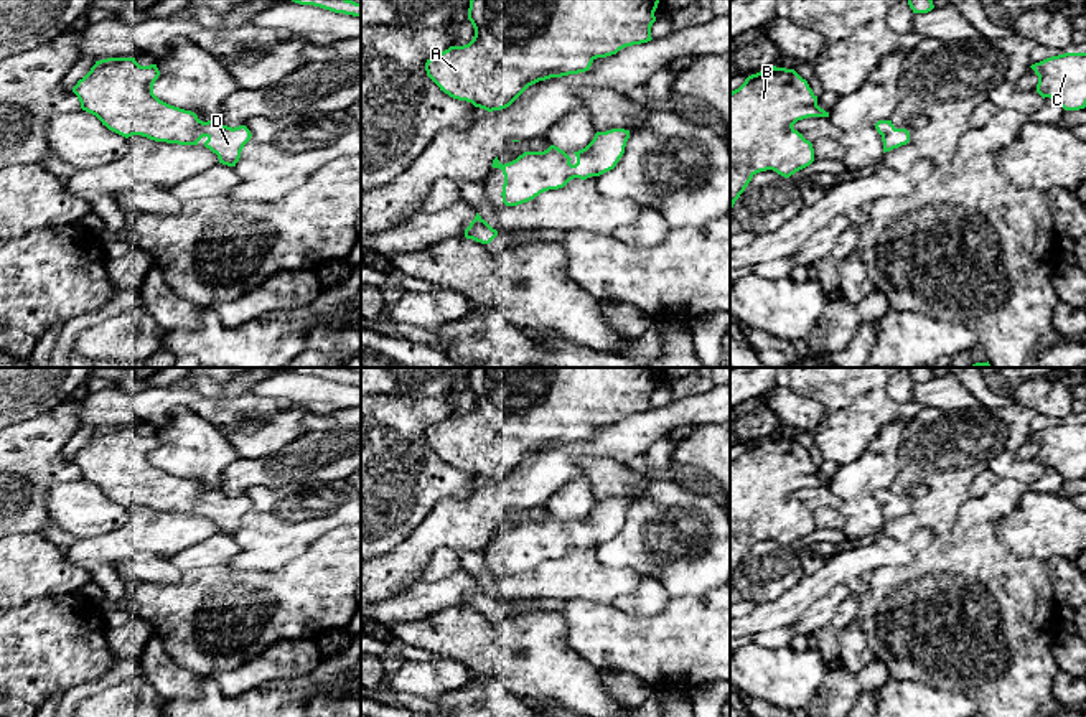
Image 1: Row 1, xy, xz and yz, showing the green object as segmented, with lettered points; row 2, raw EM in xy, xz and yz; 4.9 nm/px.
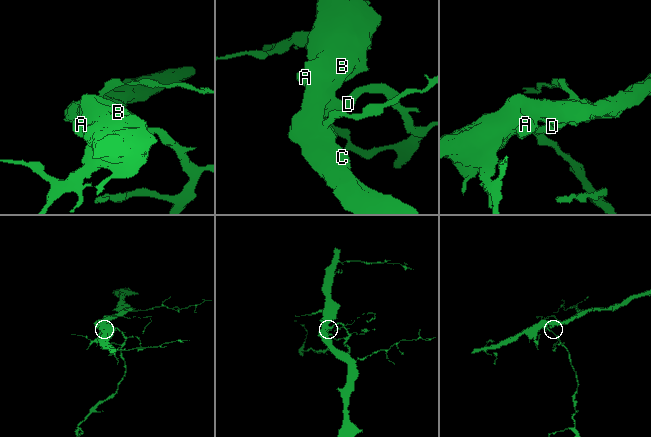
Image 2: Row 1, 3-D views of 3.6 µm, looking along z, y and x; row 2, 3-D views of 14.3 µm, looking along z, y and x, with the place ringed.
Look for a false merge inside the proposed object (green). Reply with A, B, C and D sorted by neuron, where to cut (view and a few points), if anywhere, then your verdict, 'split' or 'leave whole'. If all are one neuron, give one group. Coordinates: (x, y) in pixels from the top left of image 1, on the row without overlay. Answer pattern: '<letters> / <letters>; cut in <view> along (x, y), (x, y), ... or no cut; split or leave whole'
A B C D; no cut; leave whole

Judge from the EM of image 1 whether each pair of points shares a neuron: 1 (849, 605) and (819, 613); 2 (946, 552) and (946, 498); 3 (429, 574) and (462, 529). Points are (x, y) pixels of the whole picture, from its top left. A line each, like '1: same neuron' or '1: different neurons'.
1: different neurons
2: different neurons
3: different neurons

